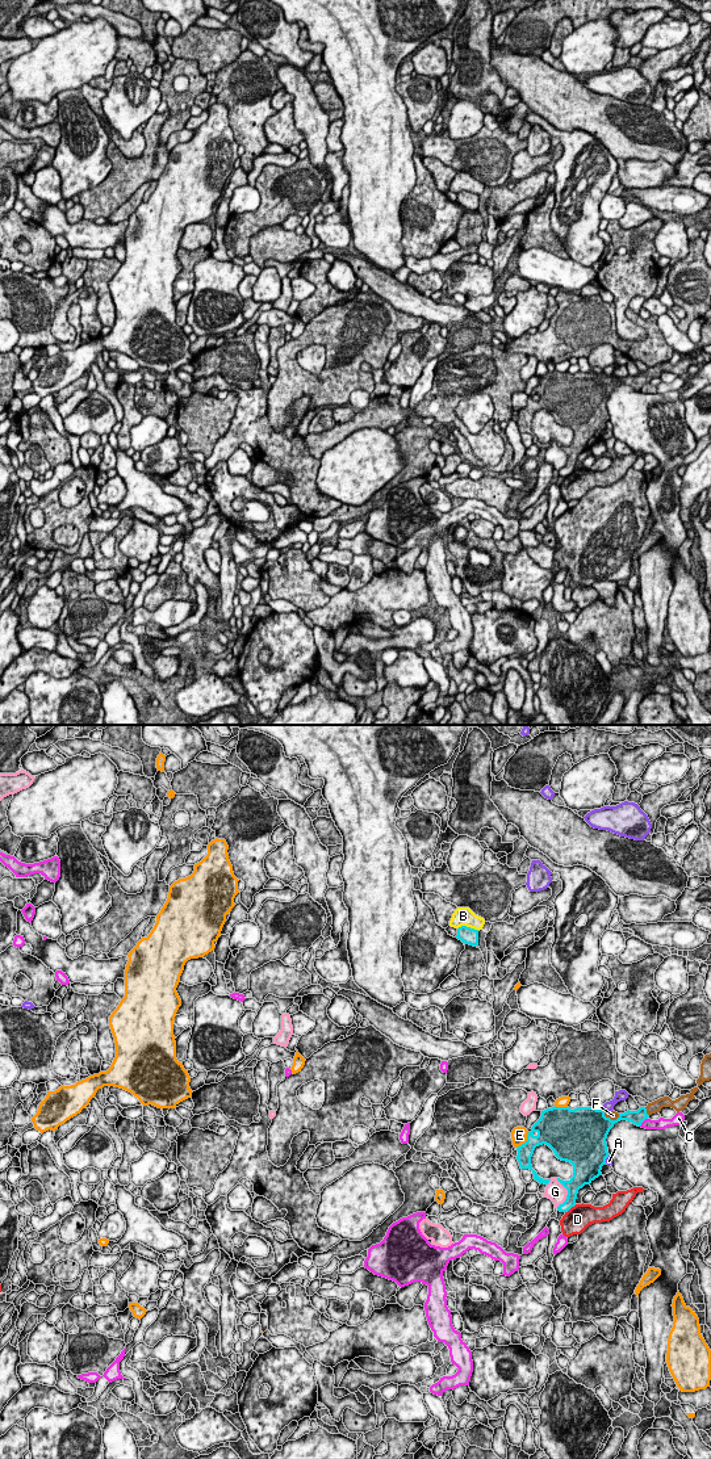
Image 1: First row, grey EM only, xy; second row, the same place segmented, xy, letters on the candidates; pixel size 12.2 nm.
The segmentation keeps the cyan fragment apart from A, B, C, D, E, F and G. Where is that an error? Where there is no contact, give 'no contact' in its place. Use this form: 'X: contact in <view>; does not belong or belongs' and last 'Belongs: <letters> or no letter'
A: contact in xy; does not belong
B: contact in xy; does not belong
C: contact in xy; does not belong
D: contact in xy; does not belong
E: contact in xy; does not belong
F: contact in xy; belongs
G: contact in xy; does not belong
Belongs: F

